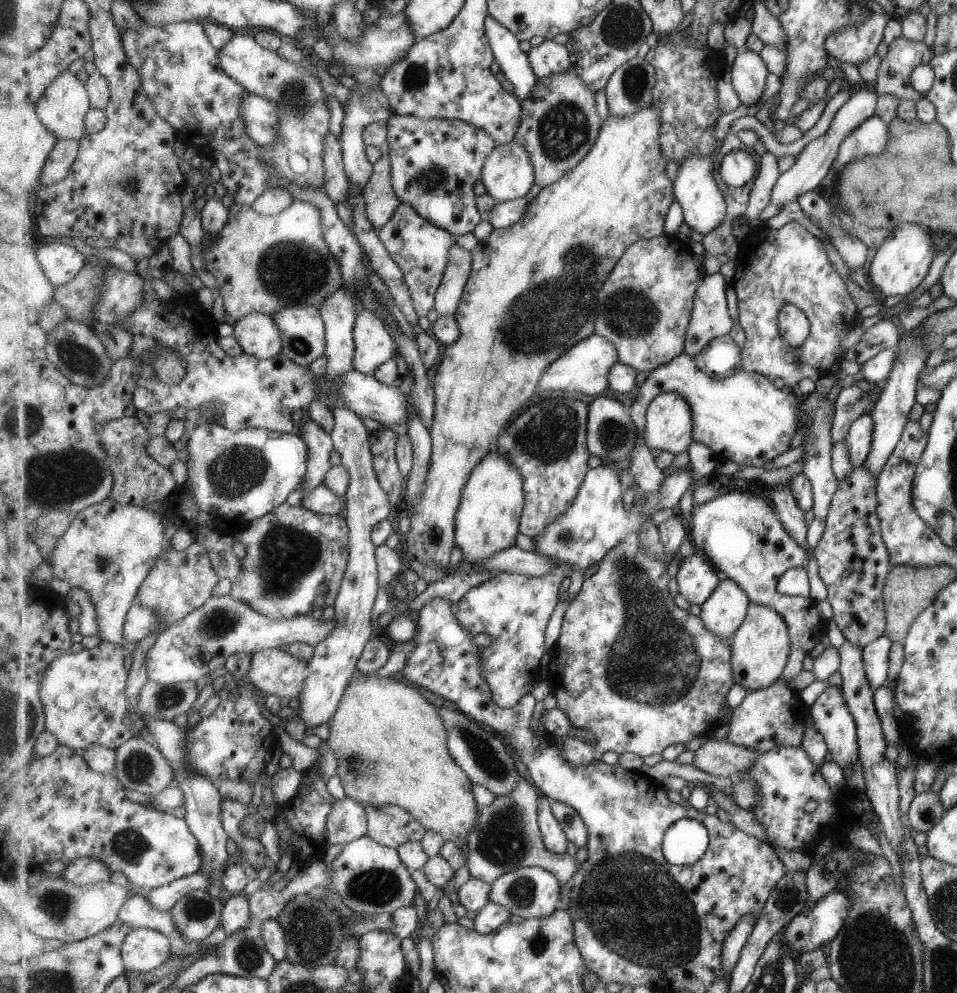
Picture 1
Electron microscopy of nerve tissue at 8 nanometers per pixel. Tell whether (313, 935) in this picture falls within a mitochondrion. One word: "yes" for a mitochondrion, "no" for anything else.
yes

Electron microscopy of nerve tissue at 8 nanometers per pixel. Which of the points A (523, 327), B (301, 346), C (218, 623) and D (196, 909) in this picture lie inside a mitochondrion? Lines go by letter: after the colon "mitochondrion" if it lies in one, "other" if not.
A: mitochondrion
B: mitochondrion
C: mitochondrion
D: mitochondrion

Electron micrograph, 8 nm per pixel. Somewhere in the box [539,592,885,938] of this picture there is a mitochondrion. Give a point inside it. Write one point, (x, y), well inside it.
(788, 898)

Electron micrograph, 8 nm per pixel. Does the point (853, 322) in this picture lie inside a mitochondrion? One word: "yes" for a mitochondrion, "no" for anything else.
no

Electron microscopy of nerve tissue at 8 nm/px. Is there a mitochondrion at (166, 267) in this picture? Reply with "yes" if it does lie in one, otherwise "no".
no

